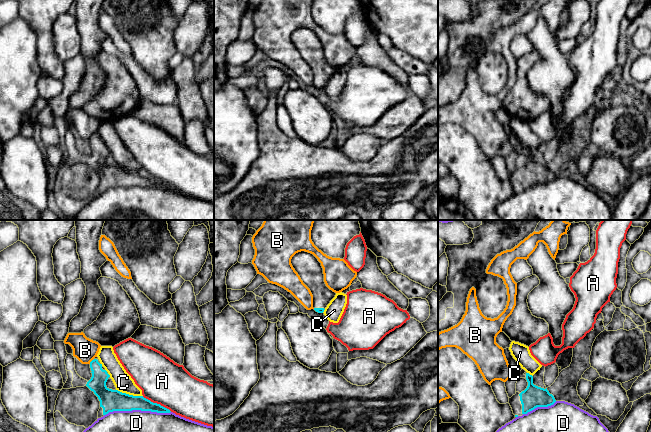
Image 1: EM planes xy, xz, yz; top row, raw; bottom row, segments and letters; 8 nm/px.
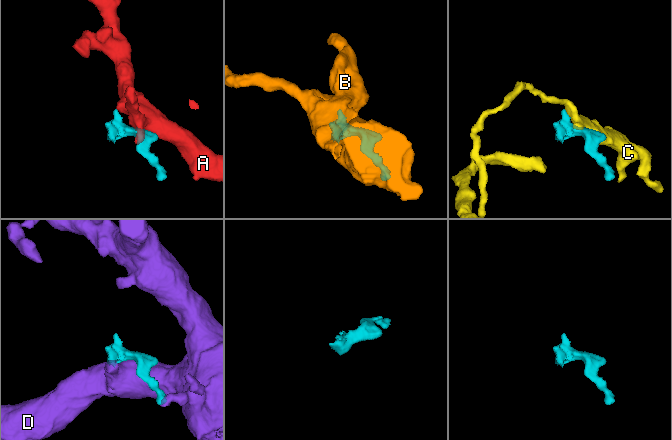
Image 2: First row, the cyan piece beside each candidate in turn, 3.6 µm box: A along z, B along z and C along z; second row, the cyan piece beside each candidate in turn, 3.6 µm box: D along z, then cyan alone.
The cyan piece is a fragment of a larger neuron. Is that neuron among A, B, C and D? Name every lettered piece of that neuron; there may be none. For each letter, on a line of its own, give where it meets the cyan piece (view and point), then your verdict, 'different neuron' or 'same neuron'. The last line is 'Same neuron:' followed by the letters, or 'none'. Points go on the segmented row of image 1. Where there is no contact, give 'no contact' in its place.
A: meets cyan in xy at (156, 403); different neuron
B: meets cyan in xy at (91, 361); different neuron
C: meets cyan in xy at (128, 394); different neuron
D: meets cyan in xy at (137, 409); different neuron
Same neuron: none

